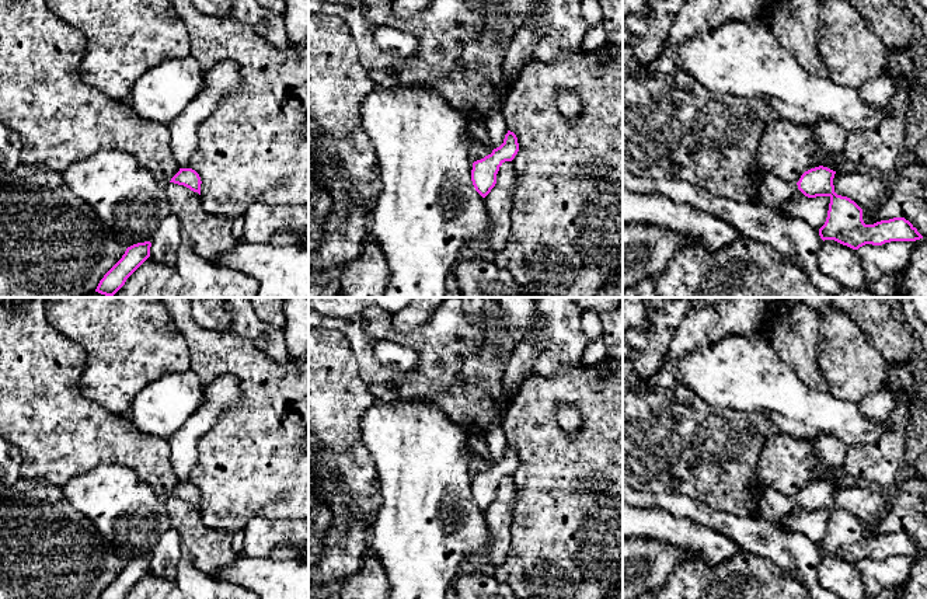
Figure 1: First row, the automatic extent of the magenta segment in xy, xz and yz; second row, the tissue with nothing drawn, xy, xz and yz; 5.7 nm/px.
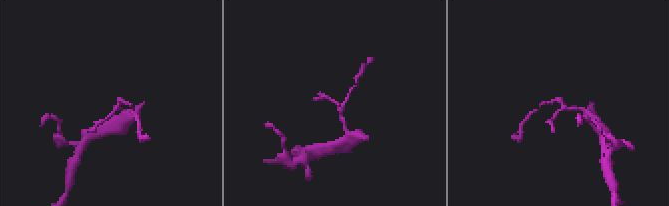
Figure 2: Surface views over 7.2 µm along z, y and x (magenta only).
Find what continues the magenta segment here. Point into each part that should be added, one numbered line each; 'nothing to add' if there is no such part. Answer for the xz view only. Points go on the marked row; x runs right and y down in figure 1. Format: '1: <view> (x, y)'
nothing to add

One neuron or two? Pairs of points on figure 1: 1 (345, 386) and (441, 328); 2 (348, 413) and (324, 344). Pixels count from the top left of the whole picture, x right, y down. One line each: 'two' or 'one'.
1: two
2: one

